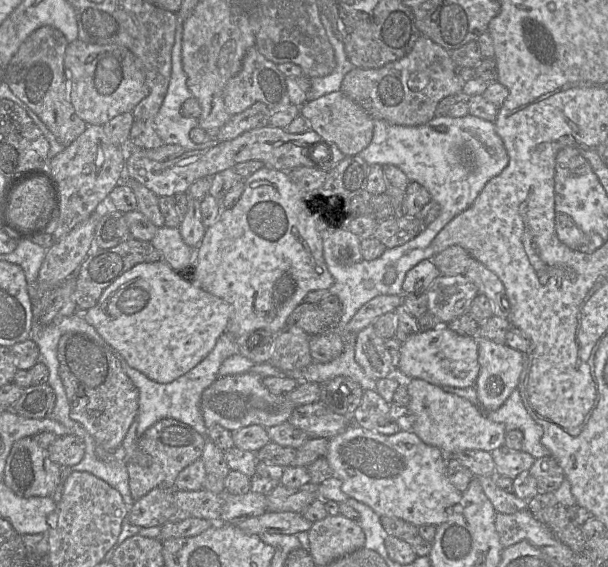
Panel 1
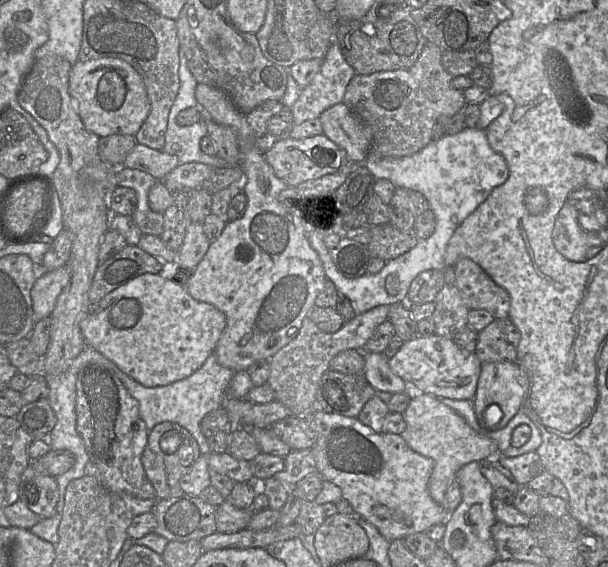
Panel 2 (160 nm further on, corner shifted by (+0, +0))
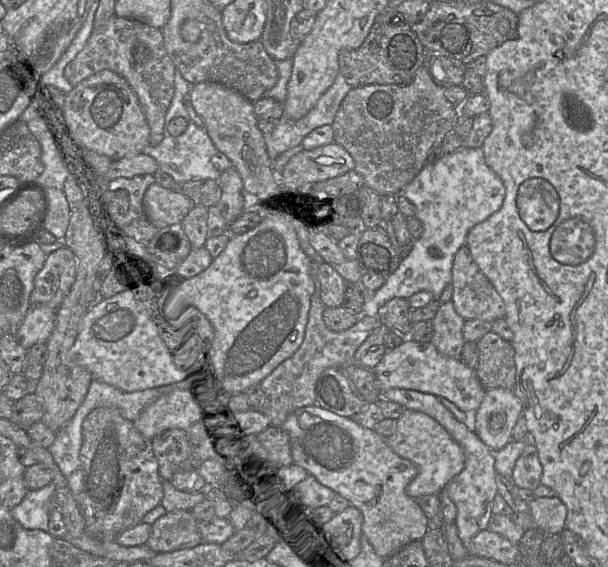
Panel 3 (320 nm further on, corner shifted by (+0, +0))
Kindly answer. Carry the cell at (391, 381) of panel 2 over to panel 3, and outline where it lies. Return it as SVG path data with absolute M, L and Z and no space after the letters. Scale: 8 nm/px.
M391 388L380 390L380 400L387 399L402 405L405 409L420 411L435 419L461 446L465 455L462 471L456 475L444 488L449 498L457 508L455 525L458 535L465 548L469 541L483 530L487 530L492 517L492 506L498 494L495 471L494 452L490 450L477 436L471 424L460 423L454 415L442 404L437 396L415 390Z

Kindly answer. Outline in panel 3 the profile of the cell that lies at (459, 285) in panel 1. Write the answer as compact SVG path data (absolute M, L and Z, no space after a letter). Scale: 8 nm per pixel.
M452 301L439 306L431 320L433 334L430 342L443 355L460 358L463 344L465 320L456 312Z

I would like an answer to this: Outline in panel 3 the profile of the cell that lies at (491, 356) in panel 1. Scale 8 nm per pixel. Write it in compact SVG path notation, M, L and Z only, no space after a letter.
M513 390L485 391L481 405L471 414L471 427L480 440L497 452L512 439L513 429L522 415L522 403Z

